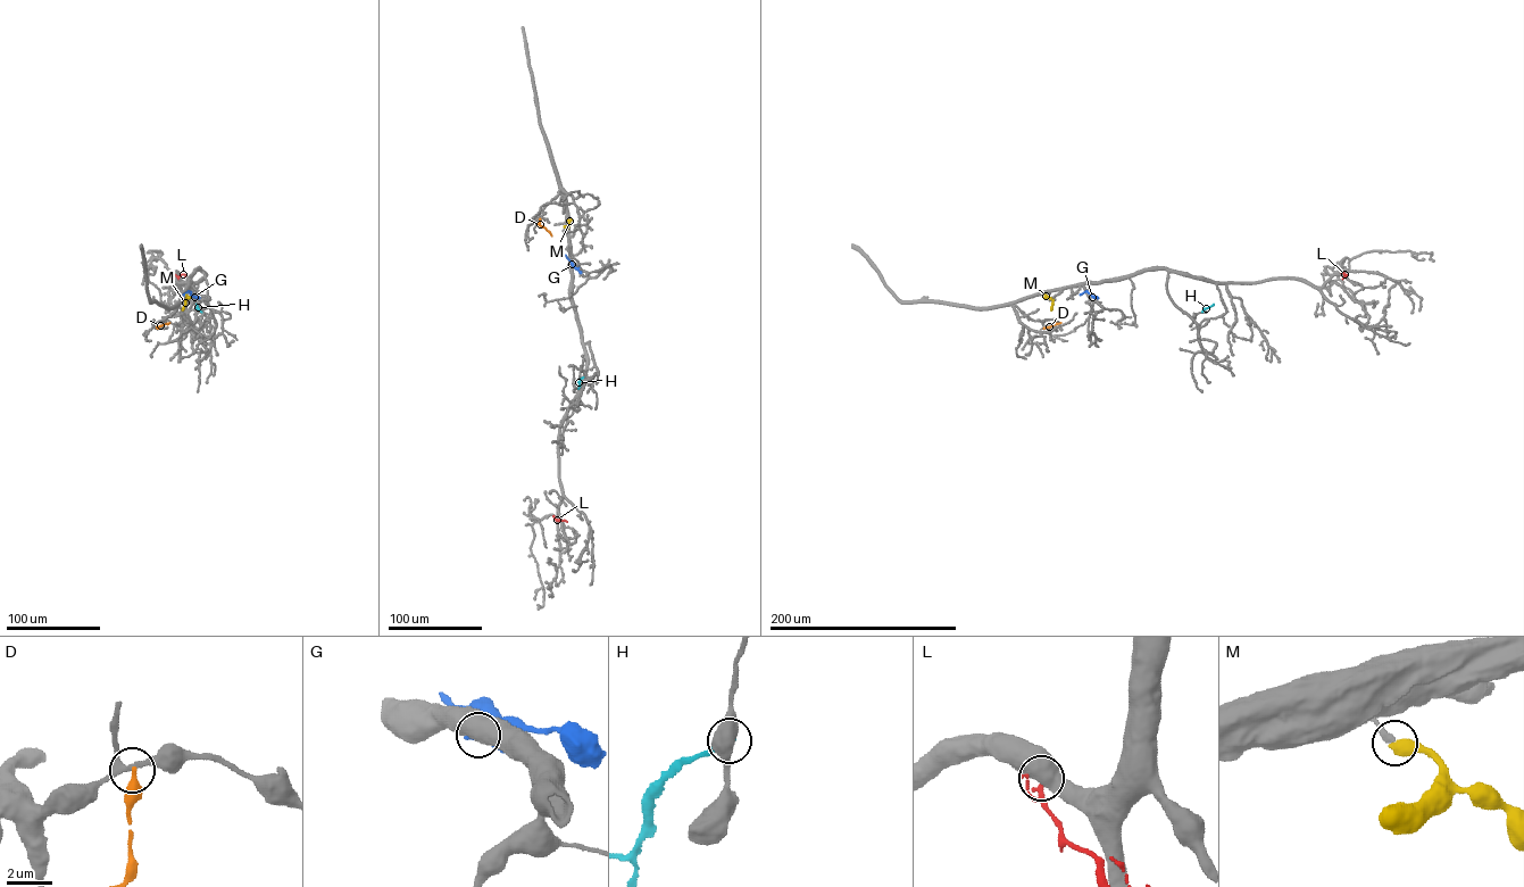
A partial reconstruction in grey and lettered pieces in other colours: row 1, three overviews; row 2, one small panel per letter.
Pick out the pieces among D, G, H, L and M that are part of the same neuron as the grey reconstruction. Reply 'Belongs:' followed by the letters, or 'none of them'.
Belongs: M

